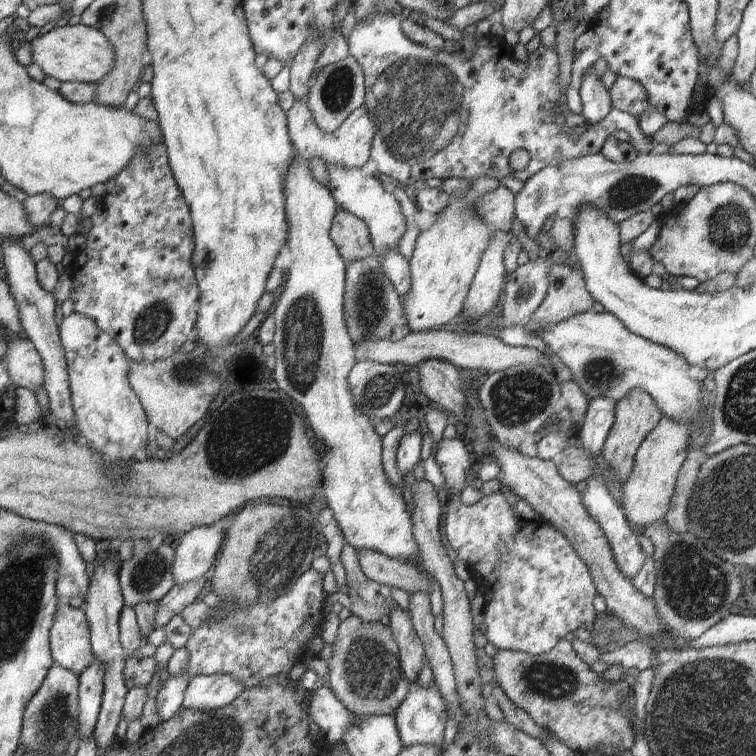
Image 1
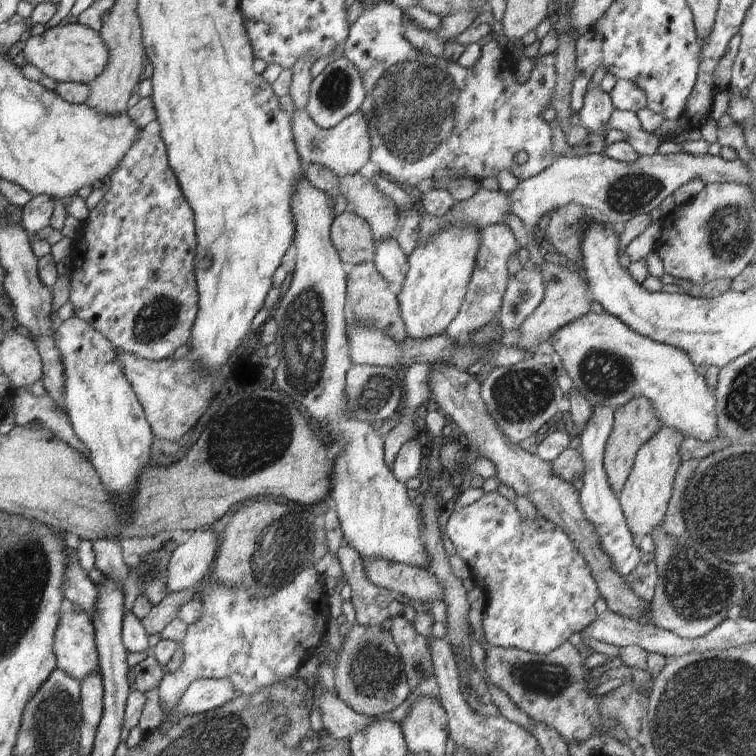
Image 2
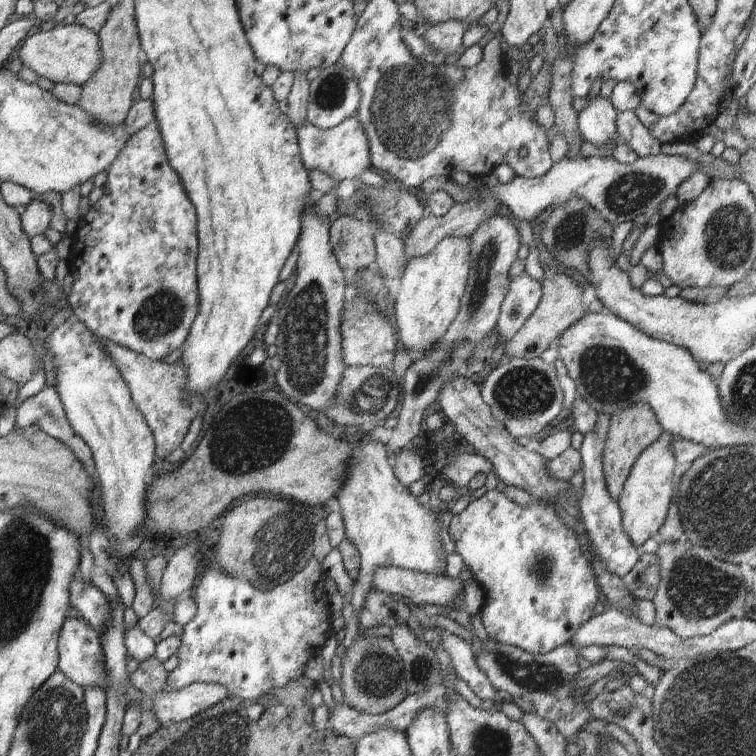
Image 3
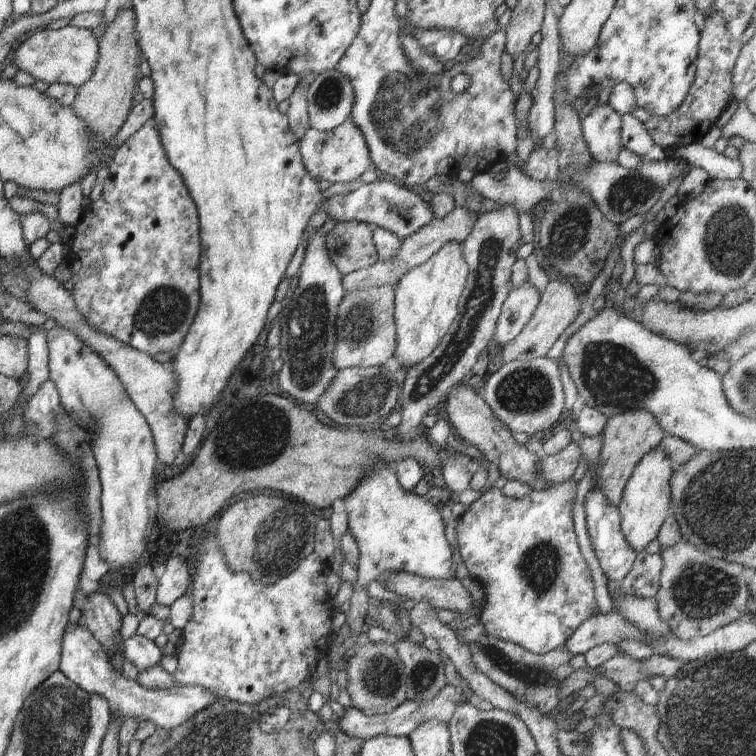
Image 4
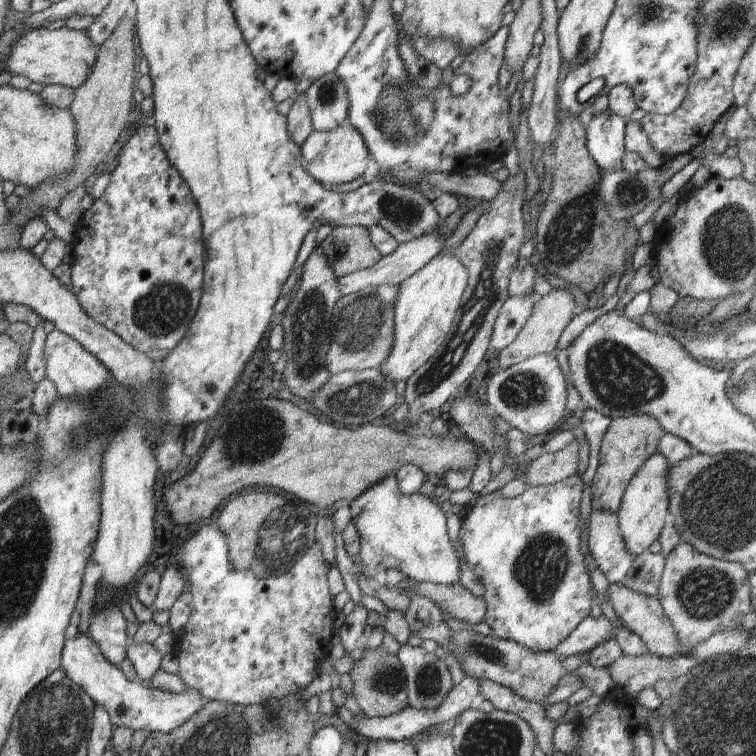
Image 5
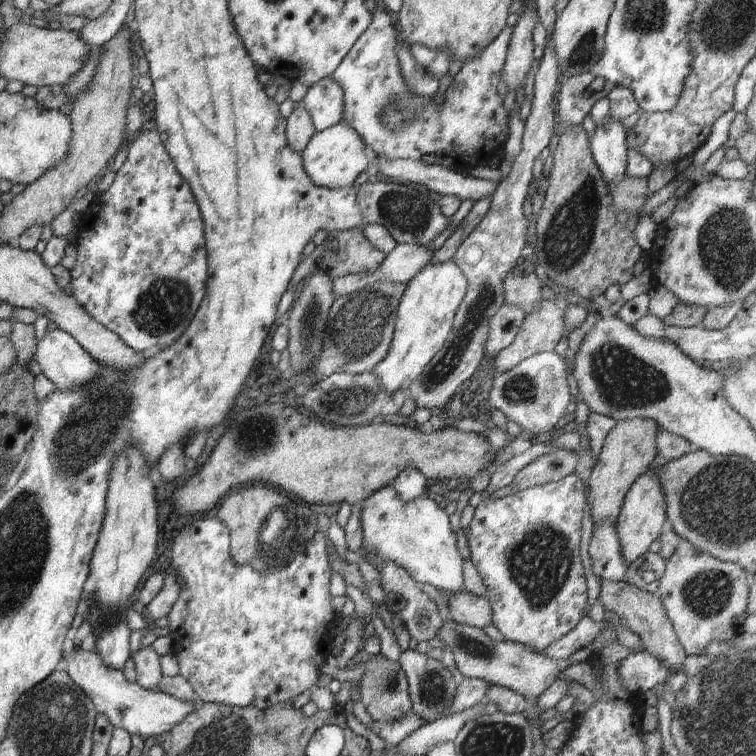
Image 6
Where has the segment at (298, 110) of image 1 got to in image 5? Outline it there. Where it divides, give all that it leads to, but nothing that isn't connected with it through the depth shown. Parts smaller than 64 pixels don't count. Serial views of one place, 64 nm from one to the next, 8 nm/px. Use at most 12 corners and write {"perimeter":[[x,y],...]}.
{"perimeter":[[348,119],[300,145],[320,184],[348,184],[371,157]]}

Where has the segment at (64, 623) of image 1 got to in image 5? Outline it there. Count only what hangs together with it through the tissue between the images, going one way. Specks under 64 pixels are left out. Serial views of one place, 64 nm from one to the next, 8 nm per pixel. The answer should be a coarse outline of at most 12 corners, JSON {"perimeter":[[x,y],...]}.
{"perimeter":[[84,633],[61,669],[114,727],[169,733],[207,700],[126,679]]}

